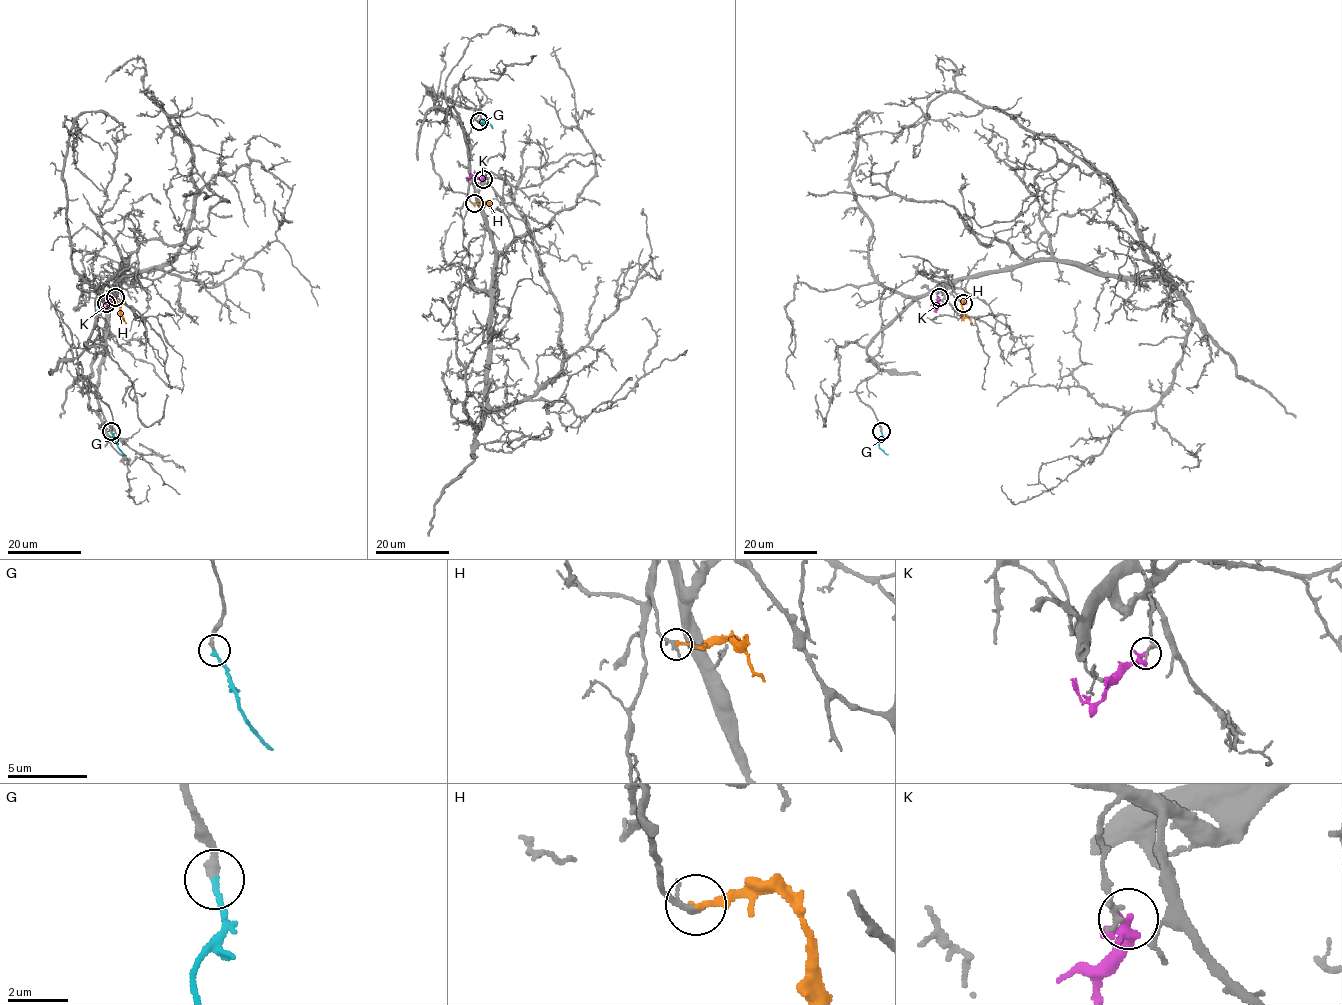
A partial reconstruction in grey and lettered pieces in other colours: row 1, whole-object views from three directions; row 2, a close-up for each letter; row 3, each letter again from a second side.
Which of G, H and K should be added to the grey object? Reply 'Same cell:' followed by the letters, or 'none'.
Same cell: G

